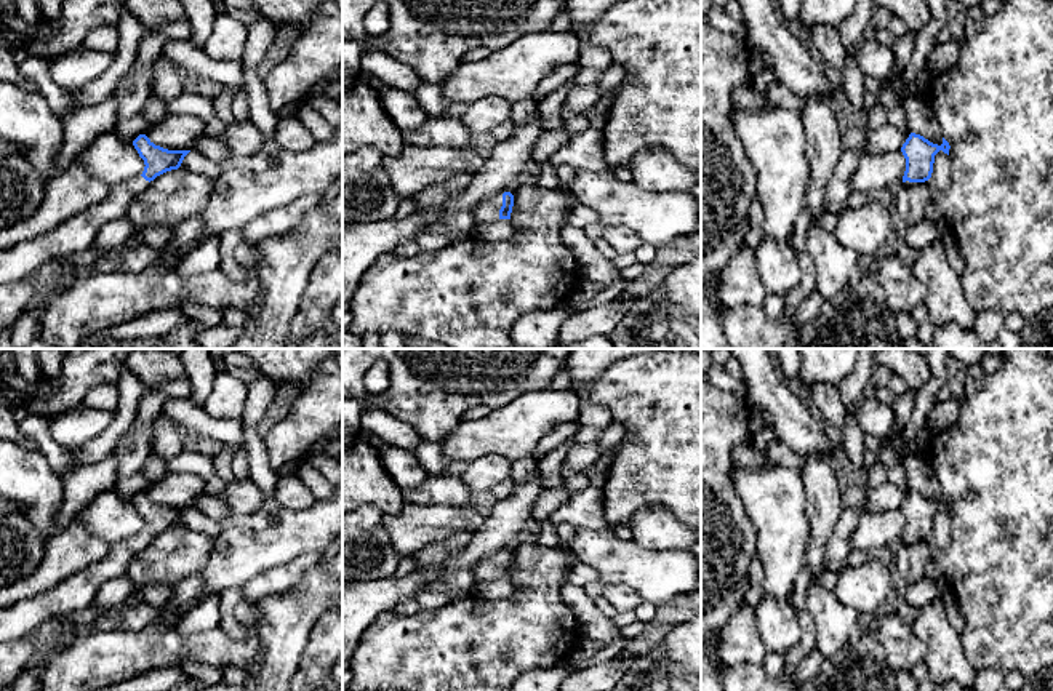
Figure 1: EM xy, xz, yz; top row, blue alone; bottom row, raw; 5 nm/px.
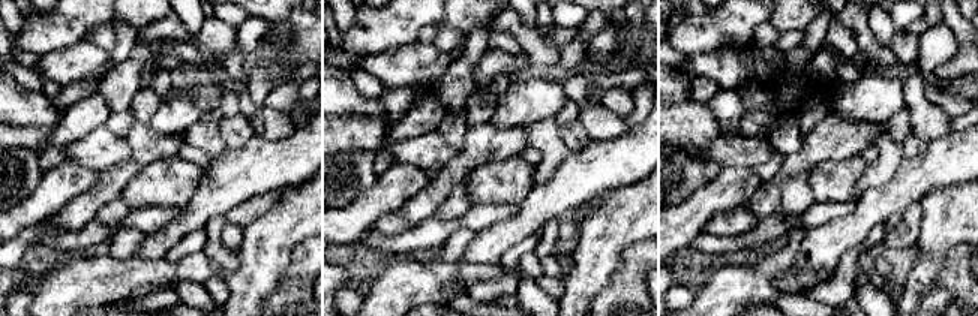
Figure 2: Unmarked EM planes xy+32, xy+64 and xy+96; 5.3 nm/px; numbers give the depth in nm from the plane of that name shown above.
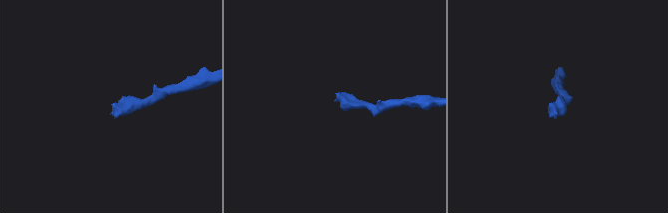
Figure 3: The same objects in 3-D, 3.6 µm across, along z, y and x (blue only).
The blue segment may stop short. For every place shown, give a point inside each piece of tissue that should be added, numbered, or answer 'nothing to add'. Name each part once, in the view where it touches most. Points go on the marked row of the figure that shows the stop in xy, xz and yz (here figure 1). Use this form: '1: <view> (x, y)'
1: xz (488, 210)

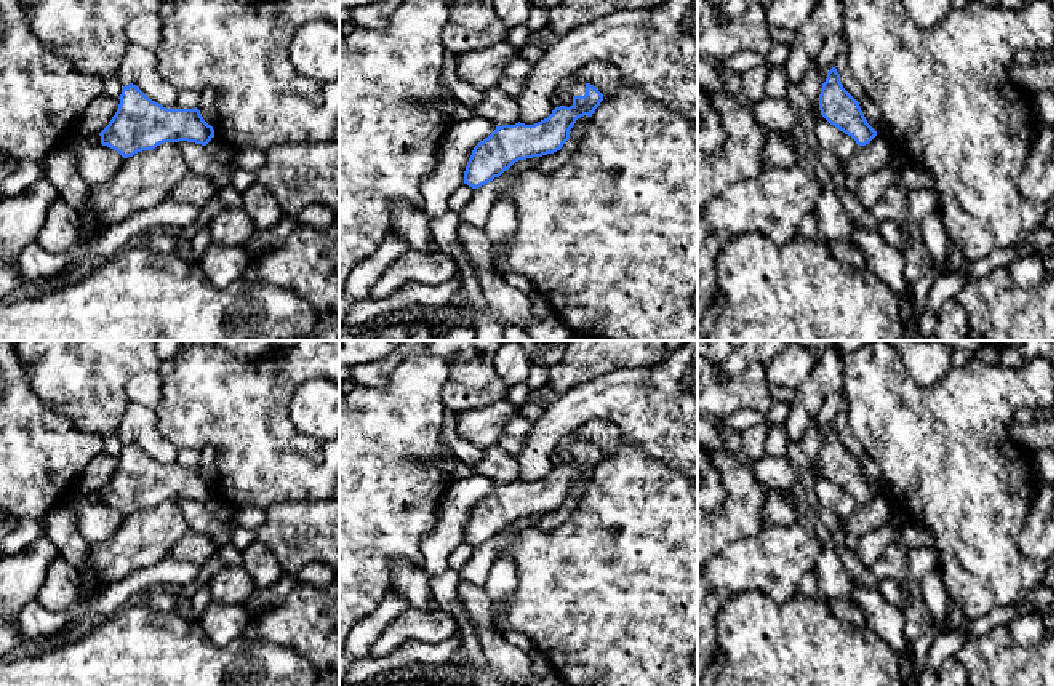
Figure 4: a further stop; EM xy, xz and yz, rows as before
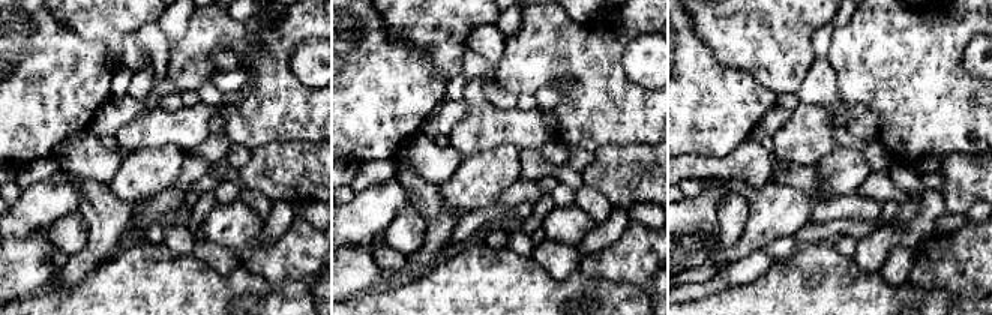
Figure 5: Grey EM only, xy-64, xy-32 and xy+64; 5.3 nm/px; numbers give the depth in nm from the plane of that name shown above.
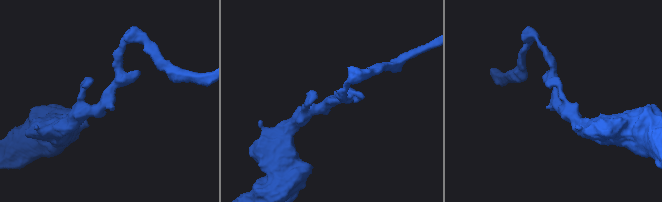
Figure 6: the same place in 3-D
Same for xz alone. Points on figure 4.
1: xz (578, 88)

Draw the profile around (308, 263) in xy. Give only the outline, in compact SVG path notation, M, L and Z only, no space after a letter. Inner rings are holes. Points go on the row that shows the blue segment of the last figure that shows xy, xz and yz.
M339 221L325 230L298 224L282 246L253 256L242 278L306 297L315 310L317 326L304 341L339 341Z

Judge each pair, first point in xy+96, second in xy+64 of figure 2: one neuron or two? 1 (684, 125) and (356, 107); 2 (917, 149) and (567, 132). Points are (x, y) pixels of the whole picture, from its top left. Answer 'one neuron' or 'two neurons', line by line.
1: two neurons
2: one neuron

